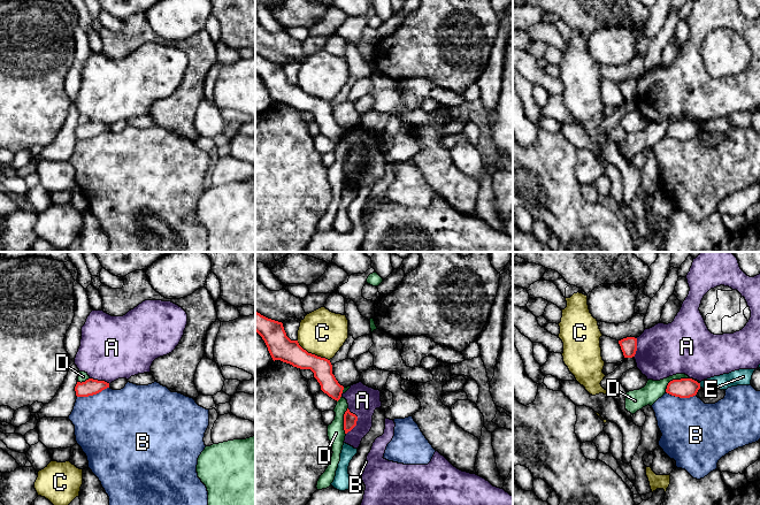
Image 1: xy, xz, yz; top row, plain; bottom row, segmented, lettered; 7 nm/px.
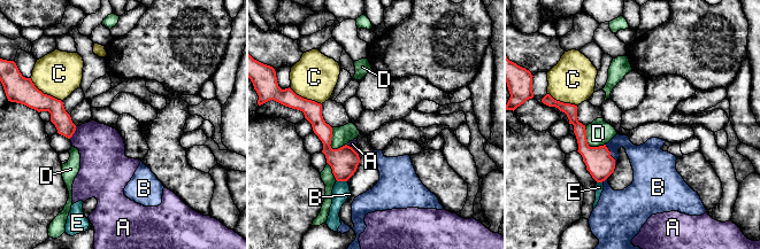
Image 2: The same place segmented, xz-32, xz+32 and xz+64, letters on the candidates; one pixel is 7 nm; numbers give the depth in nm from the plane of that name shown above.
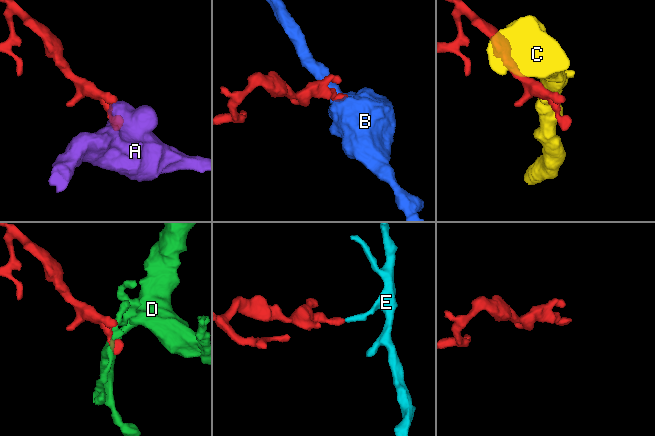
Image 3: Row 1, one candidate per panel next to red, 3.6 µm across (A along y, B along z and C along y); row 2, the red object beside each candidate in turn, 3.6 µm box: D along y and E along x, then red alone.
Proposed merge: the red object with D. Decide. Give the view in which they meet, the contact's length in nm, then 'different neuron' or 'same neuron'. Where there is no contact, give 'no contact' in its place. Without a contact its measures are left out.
contact in yz; length 200 nm; different neuron

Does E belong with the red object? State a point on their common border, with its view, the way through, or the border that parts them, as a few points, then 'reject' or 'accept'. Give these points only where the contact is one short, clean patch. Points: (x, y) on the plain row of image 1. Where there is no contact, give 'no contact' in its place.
yz (699, 128) | along yz (699, 125), (700, 129) | reject

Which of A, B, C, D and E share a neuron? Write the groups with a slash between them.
A / B / C / D / E

